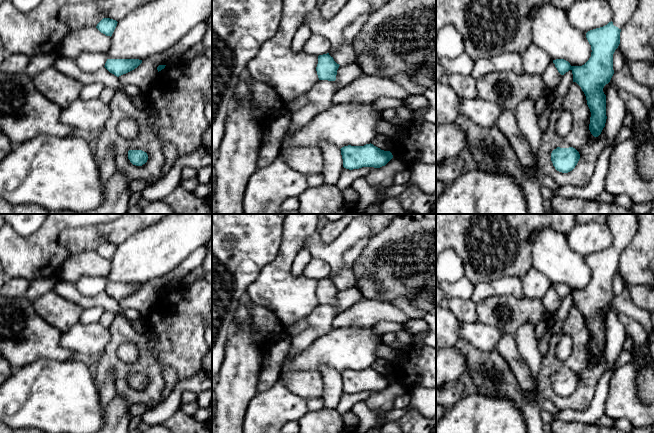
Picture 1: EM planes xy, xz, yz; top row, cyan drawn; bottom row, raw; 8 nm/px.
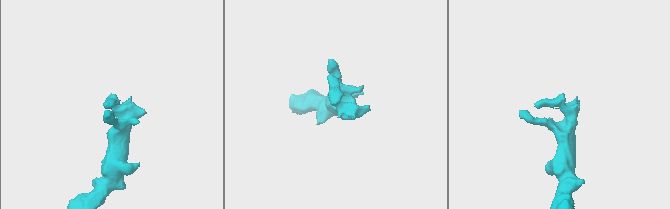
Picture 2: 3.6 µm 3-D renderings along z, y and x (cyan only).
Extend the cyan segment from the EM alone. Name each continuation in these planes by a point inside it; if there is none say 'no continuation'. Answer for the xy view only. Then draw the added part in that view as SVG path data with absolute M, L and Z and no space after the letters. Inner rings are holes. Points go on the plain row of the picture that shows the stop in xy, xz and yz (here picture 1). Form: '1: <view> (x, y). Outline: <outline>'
no continuation

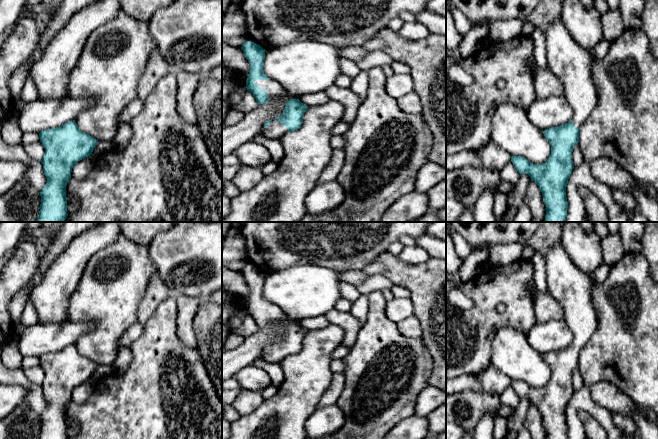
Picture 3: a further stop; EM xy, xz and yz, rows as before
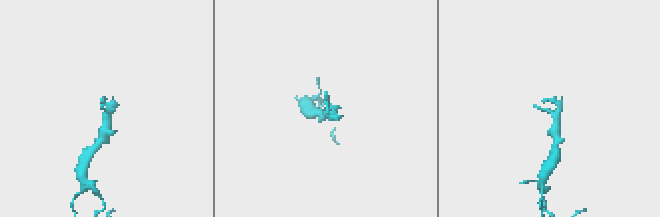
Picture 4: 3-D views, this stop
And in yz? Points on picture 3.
1: yz (570, 286). Outline: M560 241L549 246L544 260L548 291L562 306L564 311L563 320L566 322L573 335L572 347L577 352L581 353L584 346L589 343L598 325L596 310L593 307L590 294L590 277L576 267Z

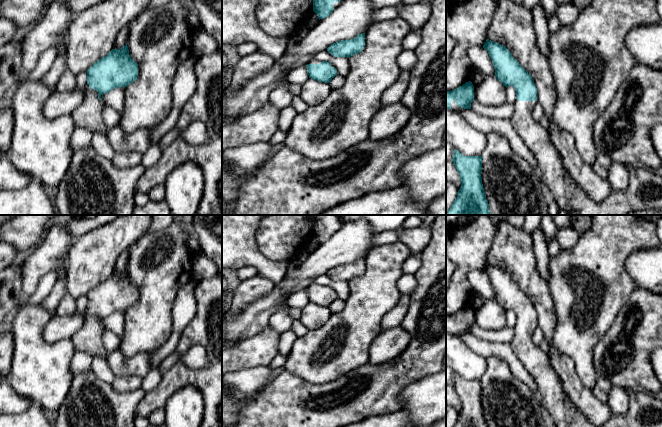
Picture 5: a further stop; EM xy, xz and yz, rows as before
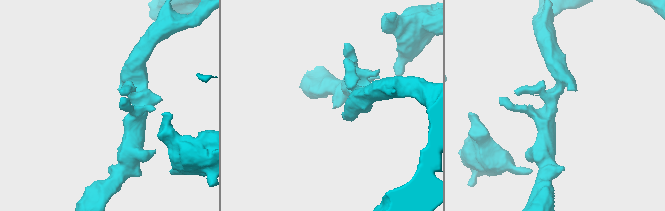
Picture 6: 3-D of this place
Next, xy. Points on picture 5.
1: xy (87, 339). Outline: M85 310L85 322L83 326L70 339L74 345L75 353L84 352L91 357L107 357L108 353L104 349L101 337L105 327L98 323L98 316Z

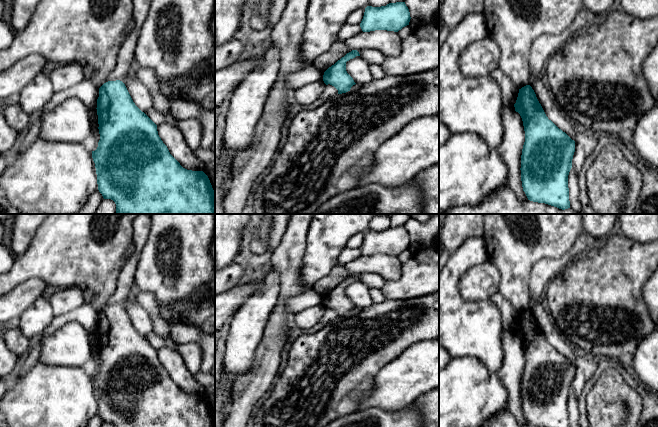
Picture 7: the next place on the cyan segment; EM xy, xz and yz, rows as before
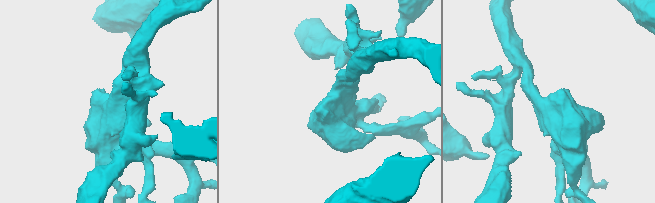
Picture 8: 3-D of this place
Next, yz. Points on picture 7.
no continuation

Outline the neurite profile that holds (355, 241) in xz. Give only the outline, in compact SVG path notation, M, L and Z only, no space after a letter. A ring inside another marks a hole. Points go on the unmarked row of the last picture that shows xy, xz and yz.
M357 233L354 236L352 236L348 242L347 247L348 248L360 248L363 240L364 240L365 233Z

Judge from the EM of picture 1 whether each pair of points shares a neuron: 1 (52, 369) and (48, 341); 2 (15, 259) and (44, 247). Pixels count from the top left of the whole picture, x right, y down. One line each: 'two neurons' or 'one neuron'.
1: two neurons
2: one neuron

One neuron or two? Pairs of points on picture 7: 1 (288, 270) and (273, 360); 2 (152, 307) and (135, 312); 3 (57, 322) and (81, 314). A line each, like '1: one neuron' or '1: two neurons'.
1: one neuron
2: two neurons
3: one neuron

